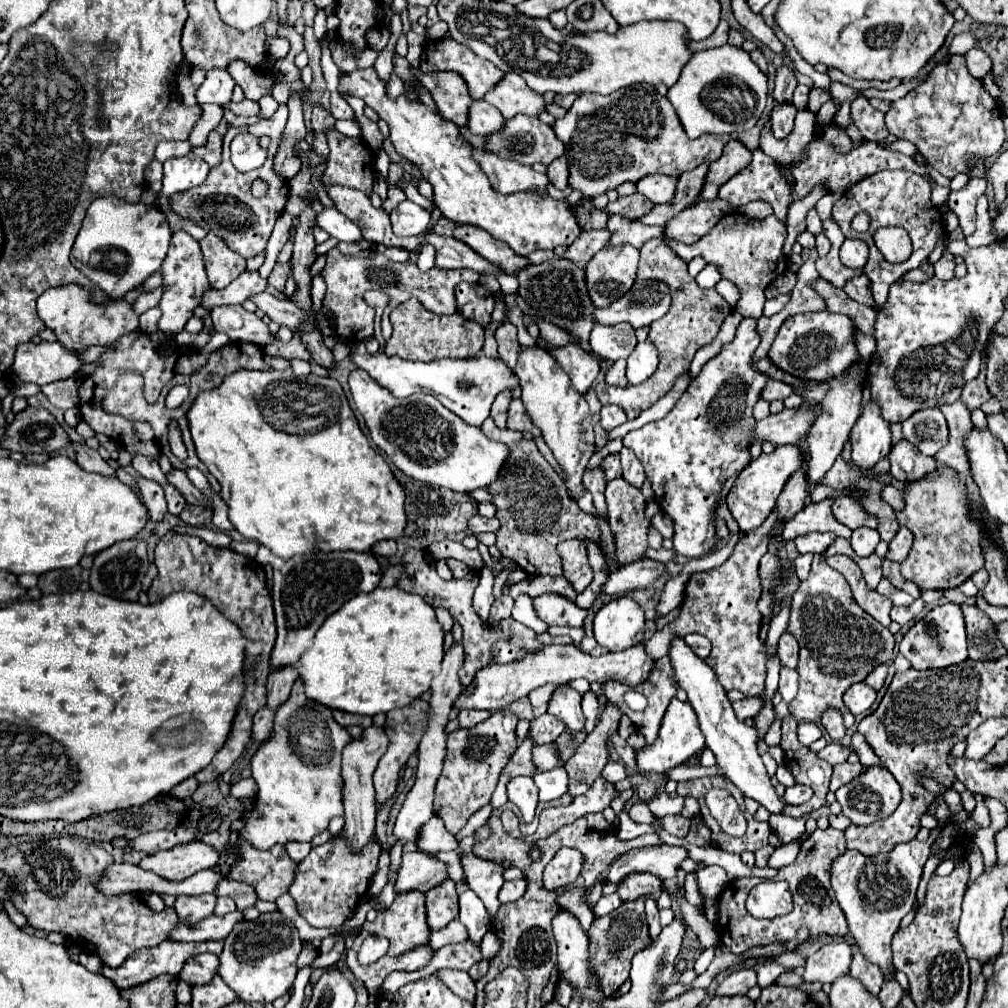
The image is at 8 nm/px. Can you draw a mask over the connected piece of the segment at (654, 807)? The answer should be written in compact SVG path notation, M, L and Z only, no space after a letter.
M663 779L663 785L658 789L657 794L648 802L650 811L657 817L665 815L680 814L684 806L684 797L670 797L665 791L667 779Z

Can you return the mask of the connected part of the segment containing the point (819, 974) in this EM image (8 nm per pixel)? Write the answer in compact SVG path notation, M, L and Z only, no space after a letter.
M828 943L820 951L808 957L804 967L806 981L820 981L820 983L834 983L842 973L850 969L852 949L846 943Z

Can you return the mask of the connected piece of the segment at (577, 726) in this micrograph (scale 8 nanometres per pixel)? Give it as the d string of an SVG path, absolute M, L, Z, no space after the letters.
M568 685L558 687L548 703L548 713L560 719L566 725L566 731L578 733L584 729L584 723L586 723L580 701L582 701L582 695L578 691L570 689Z

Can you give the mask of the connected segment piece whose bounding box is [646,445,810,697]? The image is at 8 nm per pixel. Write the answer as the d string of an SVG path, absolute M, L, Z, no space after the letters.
M802 445L802 453L806 455L806 459L802 467L786 481L778 497L776 511L770 513L770 517L756 531L746 533L746 537L736 543L734 553L722 567L690 575L684 589L684 601L680 605L678 617L668 625L664 625L662 631L652 635L650 641L646 641L646 651L650 653L650 657L654 659L664 657L668 653L670 643L688 633L706 635L712 641L712 651L704 661L714 669L720 685L726 691L738 689L746 697L760 695L766 679L766 649L758 639L760 621L762 621L762 615L756 607L762 595L762 585L758 579L758 561L766 553L770 541L770 529L778 523L778 519L784 517L788 521L790 517L794 517L794 513L798 513L806 505L808 491L810 491L810 485L806 481L806 463L810 459L808 447Z

